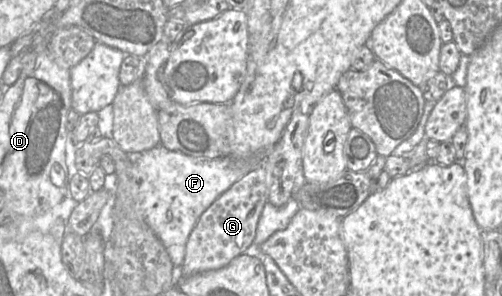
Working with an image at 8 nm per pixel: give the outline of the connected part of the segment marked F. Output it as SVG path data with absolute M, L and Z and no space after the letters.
M162 144L132 156L131 192L142 205L145 221L164 245L172 264L182 266L190 233L200 216L236 181L261 166L264 158L225 156L218 158L195 157L181 151L172 151Z

